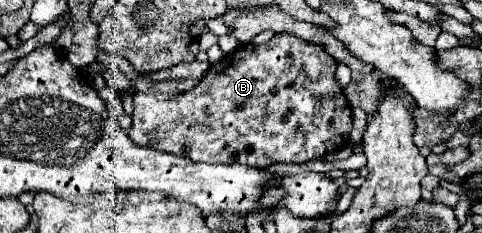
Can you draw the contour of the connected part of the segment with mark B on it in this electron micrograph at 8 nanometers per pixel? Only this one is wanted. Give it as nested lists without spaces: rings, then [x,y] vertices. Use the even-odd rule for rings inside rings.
[[[275,34],[261,46],[246,45],[227,54],[217,64],[211,64],[203,80],[189,92],[179,94],[133,94],[133,124],[129,138],[137,146],[185,156],[193,162],[207,164],[247,164],[247,166],[271,166],[275,162],[305,164],[311,160],[323,160],[329,152],[343,148],[349,142],[351,132],[351,108],[335,82],[333,74],[337,60],[329,56],[321,46],[305,42],[295,34]]]

